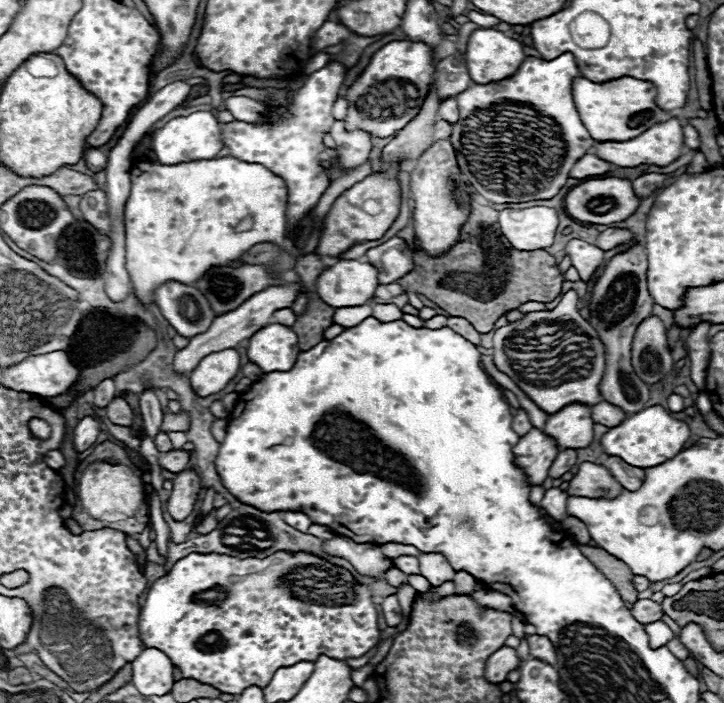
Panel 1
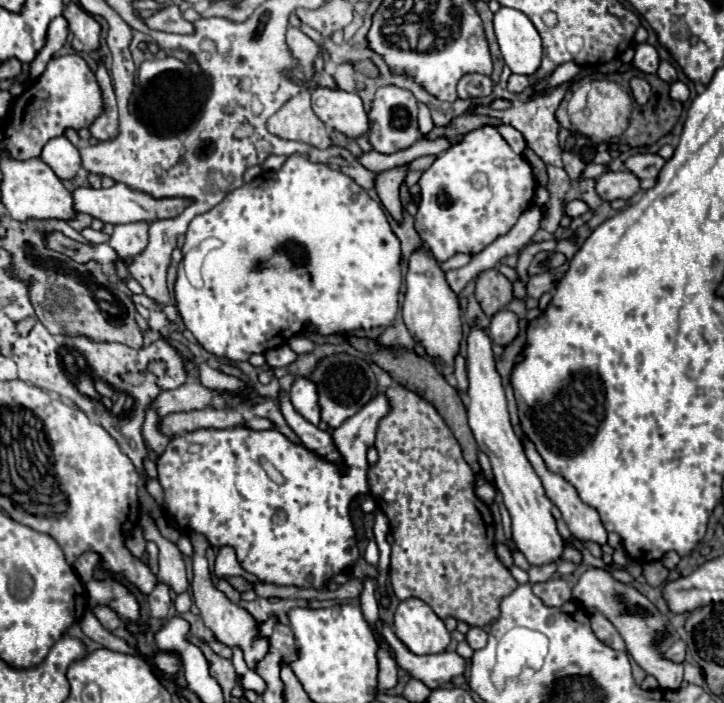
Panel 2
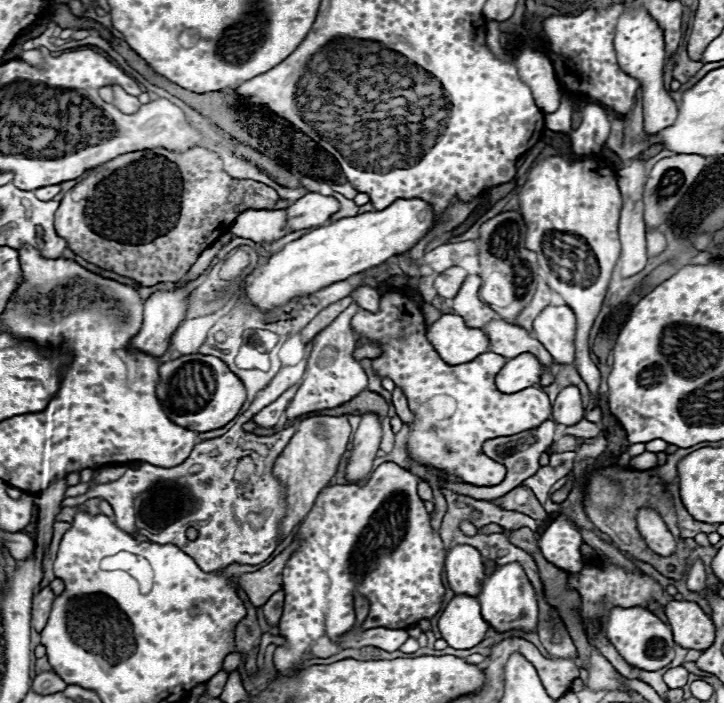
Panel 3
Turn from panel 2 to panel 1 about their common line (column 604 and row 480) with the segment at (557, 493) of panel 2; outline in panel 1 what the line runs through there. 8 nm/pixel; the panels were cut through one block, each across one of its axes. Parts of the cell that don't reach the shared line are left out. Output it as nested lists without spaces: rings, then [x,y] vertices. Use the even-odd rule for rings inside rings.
[[[532,428],[518,440],[512,452],[516,454],[516,464],[528,470],[530,484],[542,484],[558,454],[558,446],[552,436],[544,434],[544,430]]]

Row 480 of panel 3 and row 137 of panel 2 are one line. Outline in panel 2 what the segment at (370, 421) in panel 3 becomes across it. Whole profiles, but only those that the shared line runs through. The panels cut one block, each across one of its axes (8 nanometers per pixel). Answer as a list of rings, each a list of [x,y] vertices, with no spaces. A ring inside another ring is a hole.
[[[316,86],[312,90],[312,110],[326,126],[348,138],[368,132],[368,116],[356,92]]]

